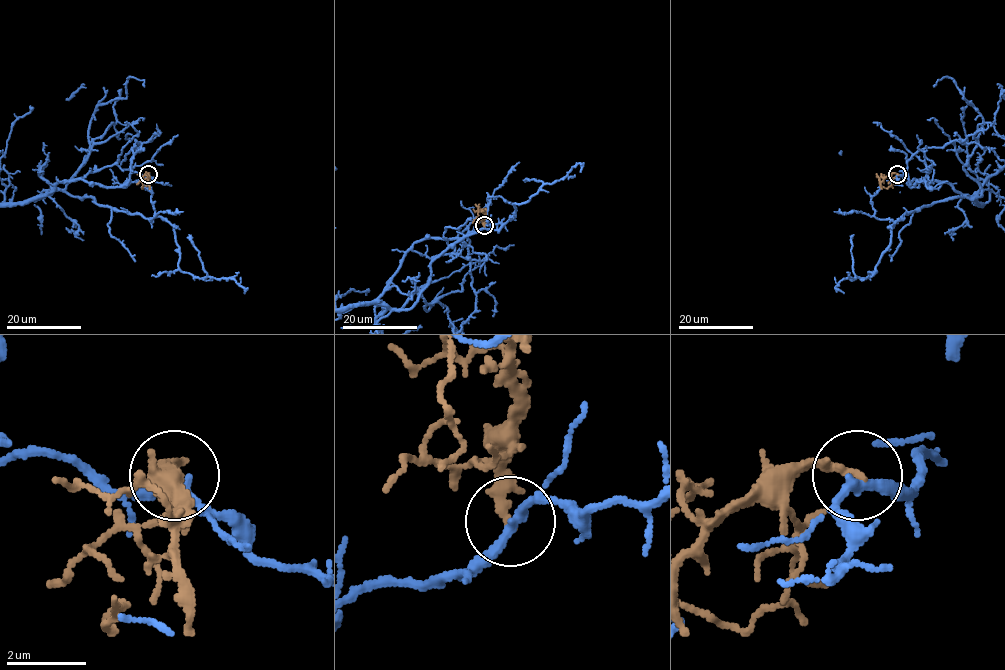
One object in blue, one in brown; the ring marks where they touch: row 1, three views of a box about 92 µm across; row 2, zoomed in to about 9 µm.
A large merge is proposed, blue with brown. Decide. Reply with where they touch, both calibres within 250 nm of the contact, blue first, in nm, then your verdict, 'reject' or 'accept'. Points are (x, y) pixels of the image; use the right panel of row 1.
place (897, 174); calibres 240 and 260 nm; reject

